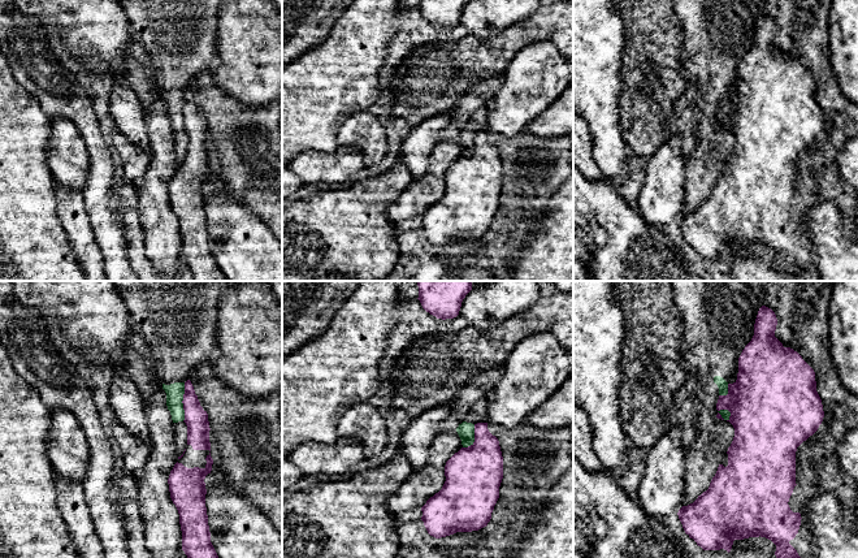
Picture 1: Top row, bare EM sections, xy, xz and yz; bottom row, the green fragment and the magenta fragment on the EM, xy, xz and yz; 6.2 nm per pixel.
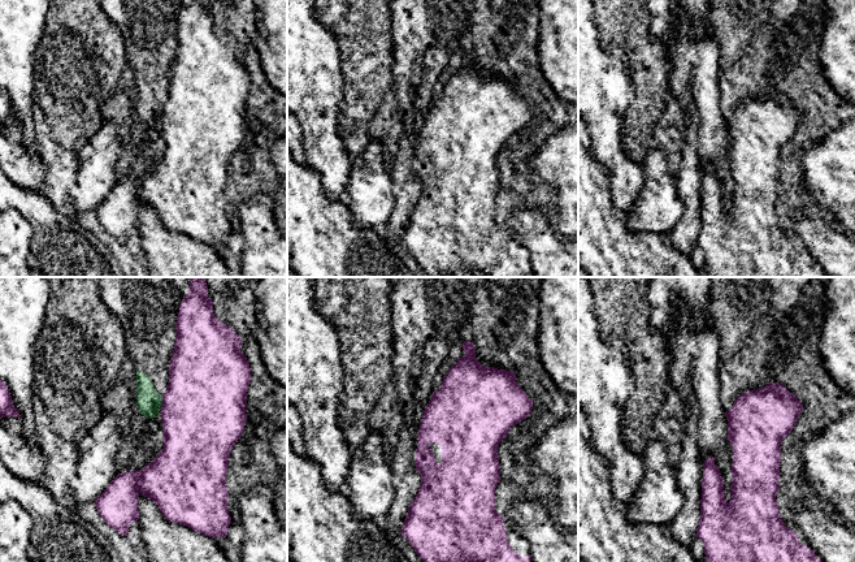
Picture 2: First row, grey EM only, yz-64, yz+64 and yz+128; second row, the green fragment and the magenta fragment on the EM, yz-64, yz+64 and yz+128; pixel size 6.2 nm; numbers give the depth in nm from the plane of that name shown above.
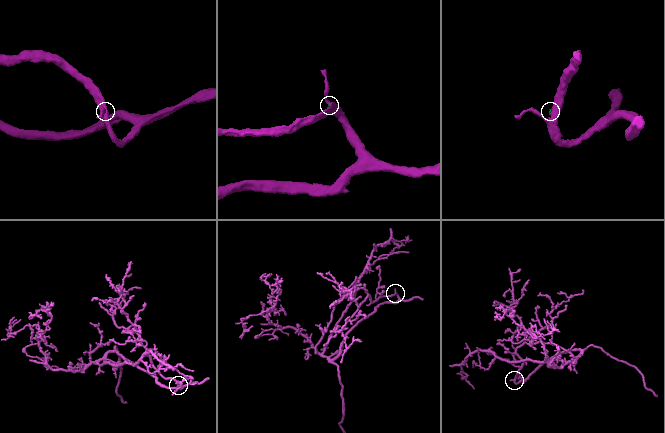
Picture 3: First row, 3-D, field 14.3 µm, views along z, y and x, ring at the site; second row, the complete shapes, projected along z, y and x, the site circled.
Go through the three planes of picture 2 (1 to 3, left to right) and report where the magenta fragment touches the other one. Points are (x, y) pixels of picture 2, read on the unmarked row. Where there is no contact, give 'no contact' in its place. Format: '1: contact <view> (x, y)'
1: contact yz-64 (161, 112)
2: no contact
3: no contact

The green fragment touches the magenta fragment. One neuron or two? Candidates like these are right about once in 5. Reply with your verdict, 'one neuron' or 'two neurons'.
two neurons

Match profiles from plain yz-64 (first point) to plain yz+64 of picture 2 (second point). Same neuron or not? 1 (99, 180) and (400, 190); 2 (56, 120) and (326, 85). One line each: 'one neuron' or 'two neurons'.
1: two neurons
2: two neurons

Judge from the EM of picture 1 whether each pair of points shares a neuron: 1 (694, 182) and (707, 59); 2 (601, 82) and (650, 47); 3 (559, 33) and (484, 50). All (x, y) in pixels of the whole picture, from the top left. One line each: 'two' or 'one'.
1: one
2: two
3: one

